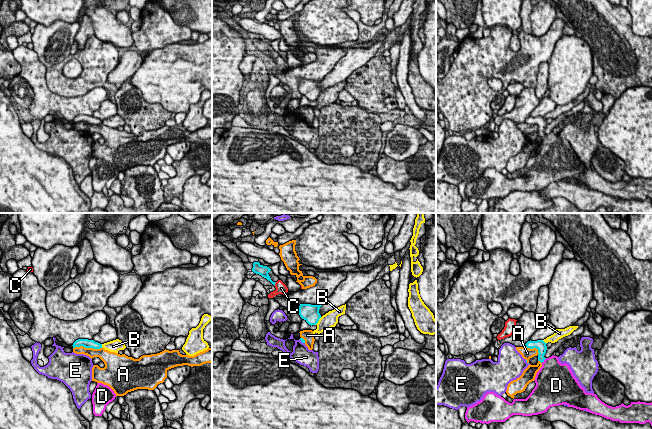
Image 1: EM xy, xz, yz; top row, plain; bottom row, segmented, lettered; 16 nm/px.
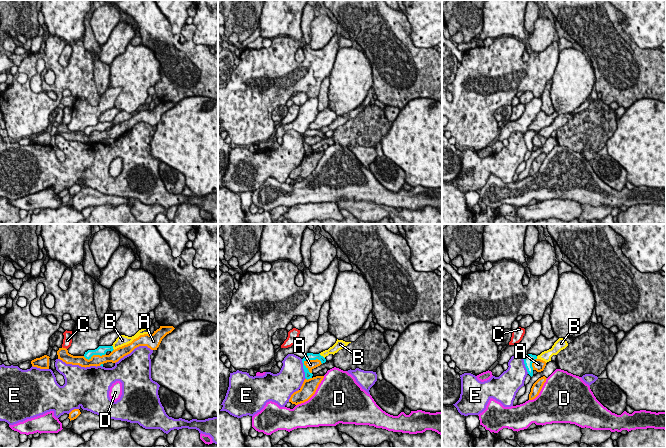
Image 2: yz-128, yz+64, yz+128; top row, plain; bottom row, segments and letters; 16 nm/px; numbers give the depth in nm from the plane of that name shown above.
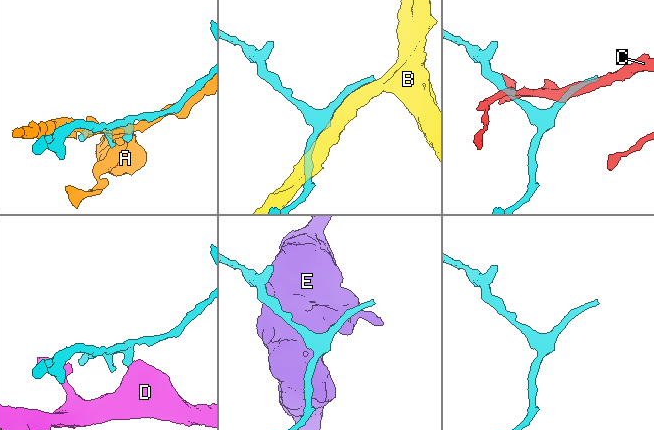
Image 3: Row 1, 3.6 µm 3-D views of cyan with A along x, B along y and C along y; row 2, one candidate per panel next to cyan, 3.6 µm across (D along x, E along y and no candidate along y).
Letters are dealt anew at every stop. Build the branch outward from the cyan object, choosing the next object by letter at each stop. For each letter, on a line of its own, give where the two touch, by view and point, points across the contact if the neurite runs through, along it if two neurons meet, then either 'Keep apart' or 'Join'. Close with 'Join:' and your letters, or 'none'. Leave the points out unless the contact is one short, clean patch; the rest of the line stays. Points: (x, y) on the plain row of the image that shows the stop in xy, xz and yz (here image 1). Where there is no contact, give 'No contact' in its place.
A: Touches cyan at xy (87, 123). Keep apart
B: Touches cyan at xz (318, 96). Keep apart
C: Touches cyan at xz (274, 60). Keep apart
D: Touches cyan at yz (543, 136). Boundary: yz (546, 134), (541, 138). Keep apart
E: Touches cyan at xz (302, 118). Keep apart
Join: none

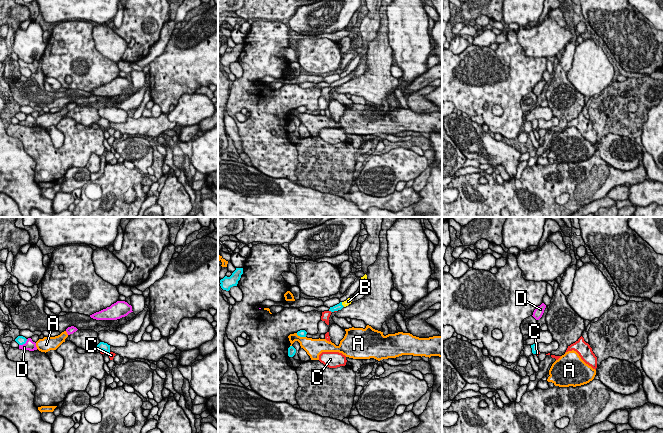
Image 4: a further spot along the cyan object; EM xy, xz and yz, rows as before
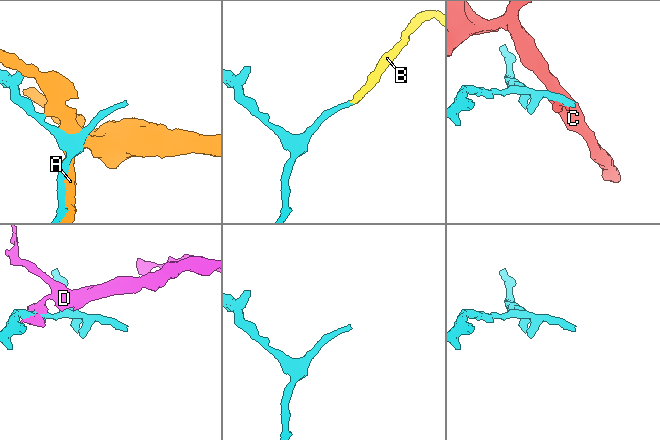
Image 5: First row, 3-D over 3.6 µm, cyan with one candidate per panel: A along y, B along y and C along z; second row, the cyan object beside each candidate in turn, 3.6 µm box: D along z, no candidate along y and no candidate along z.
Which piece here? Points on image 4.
A: Touches cyan at xz (301, 112). Keep apart
B: Touches cyan at xz (341, 80). Path across: xz (339, 82), (341, 80), (348, 77). Join
C: Touches cyan at xy (105, 127). Boundary: xy (100, 125), (110, 128). Keep apart
D: Touches cyan at xy (23, 119). Keep apart
Join: B

